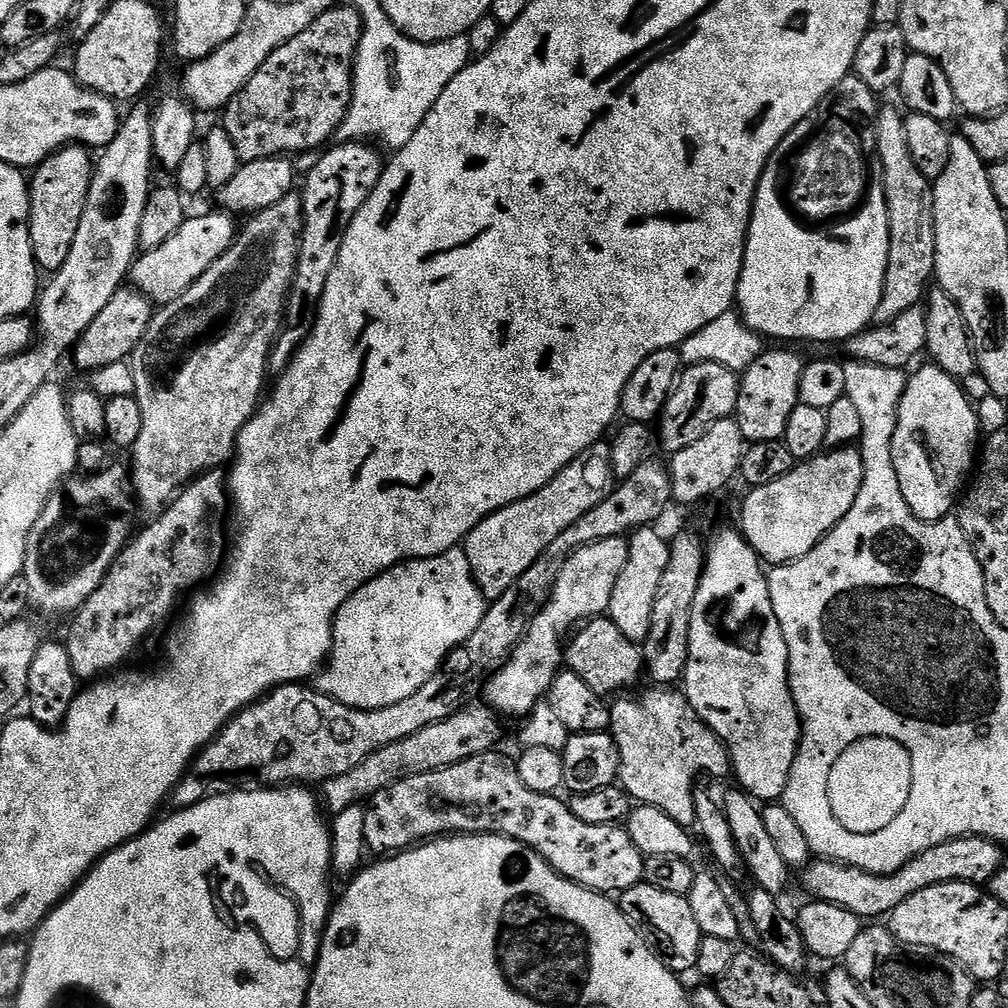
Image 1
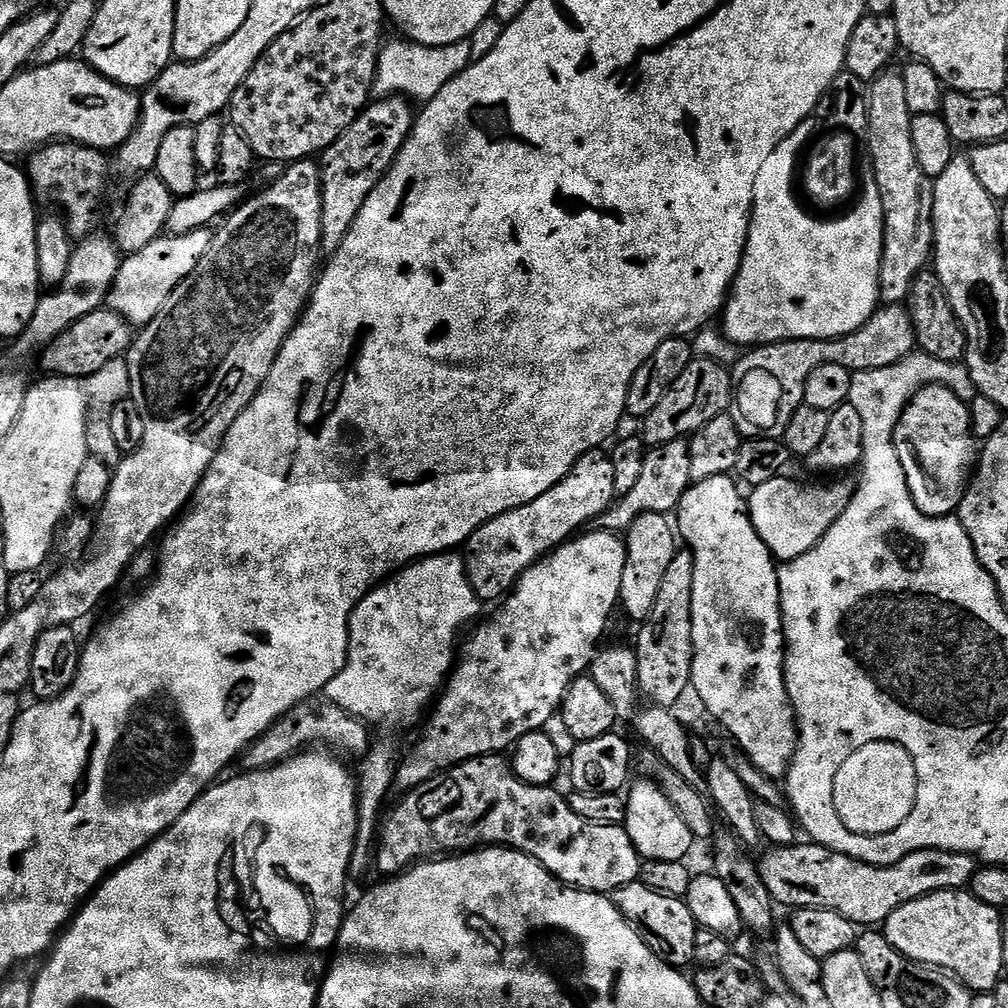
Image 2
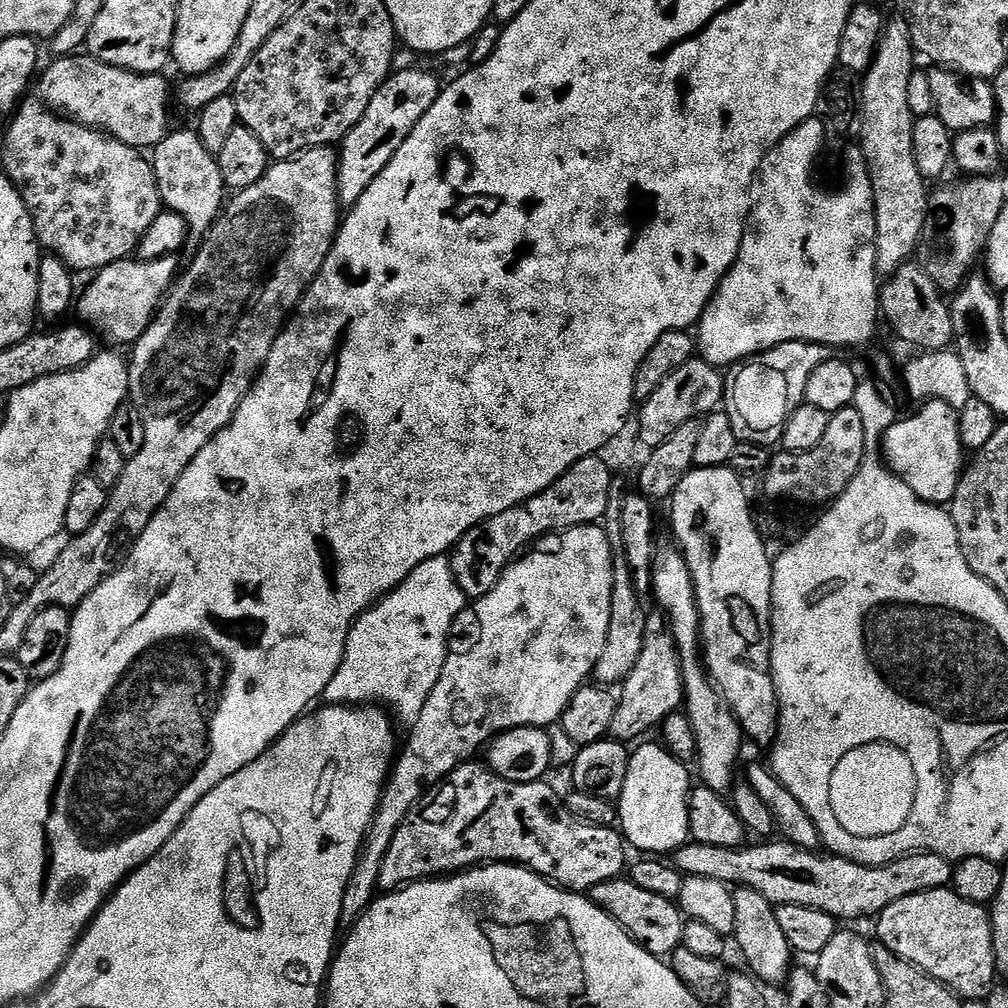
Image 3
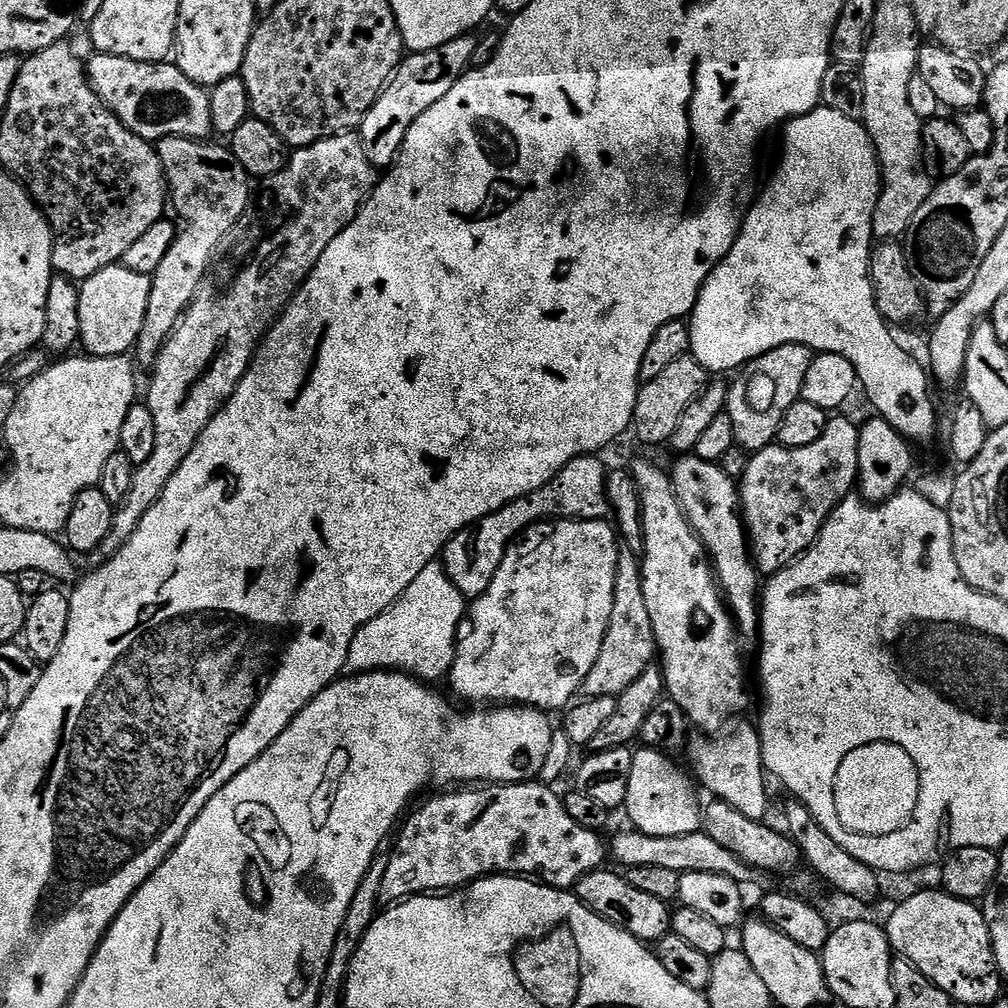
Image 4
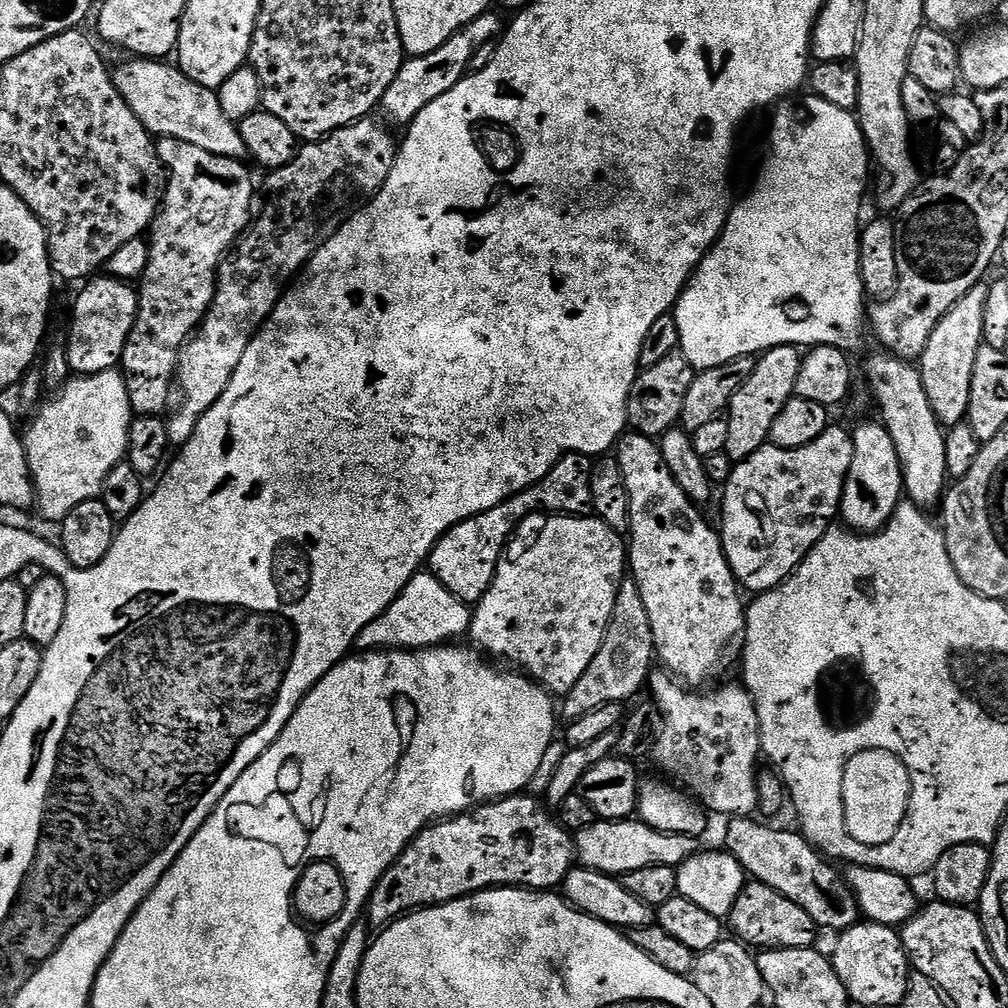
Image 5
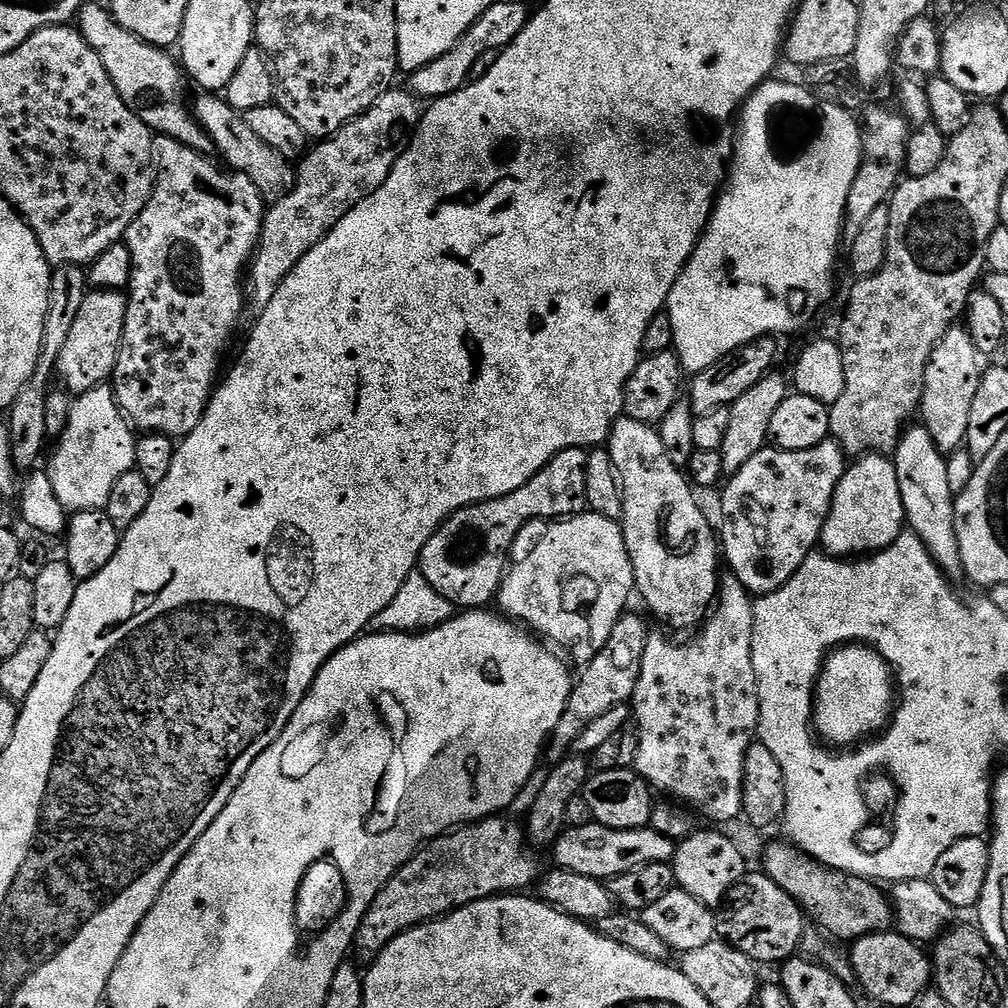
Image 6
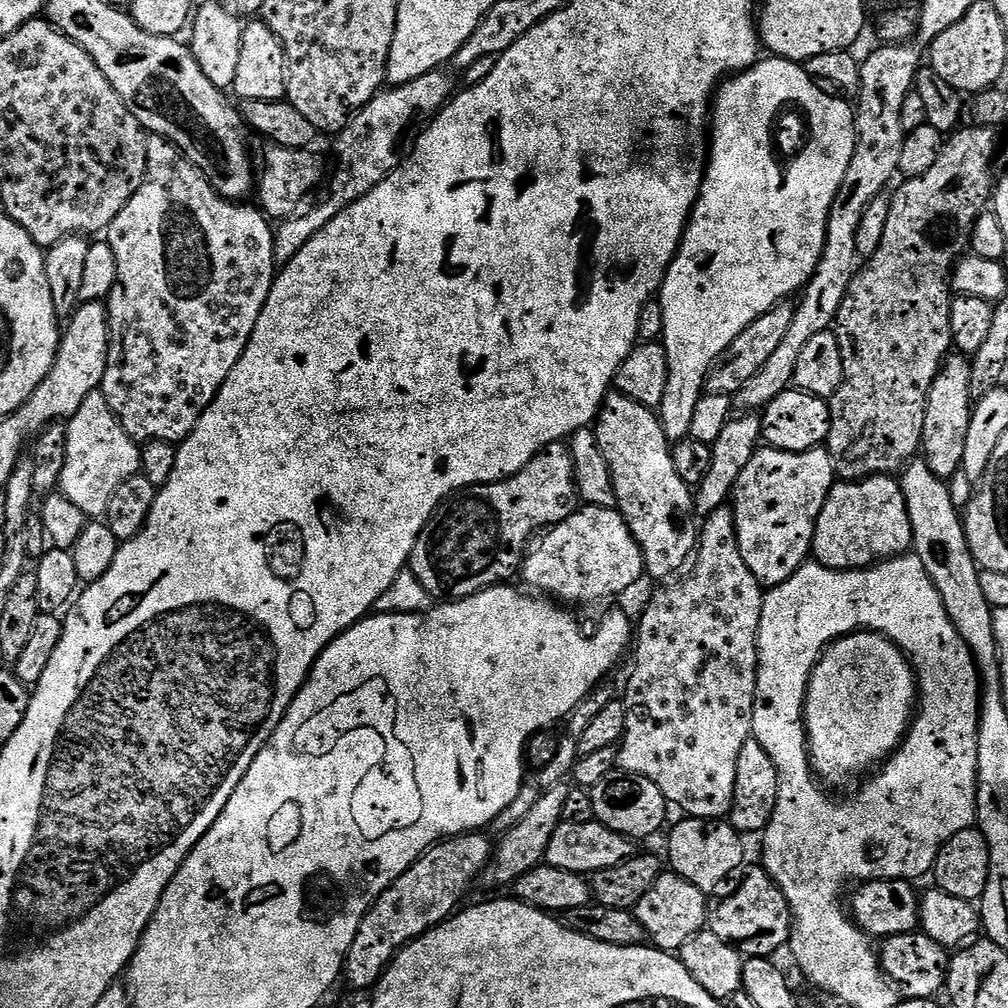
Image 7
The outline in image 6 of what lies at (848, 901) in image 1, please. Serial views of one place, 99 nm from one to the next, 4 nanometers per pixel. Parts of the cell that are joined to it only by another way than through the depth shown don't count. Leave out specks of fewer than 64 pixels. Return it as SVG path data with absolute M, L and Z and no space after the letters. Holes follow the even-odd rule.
M590 823L577 828L565 827L564 833L556 839L555 867L574 870L574 874L586 874L586 878L613 880L618 874L638 870L647 864L667 864L676 854L677 841L658 834L652 827L647 828L607 828L598 823Z

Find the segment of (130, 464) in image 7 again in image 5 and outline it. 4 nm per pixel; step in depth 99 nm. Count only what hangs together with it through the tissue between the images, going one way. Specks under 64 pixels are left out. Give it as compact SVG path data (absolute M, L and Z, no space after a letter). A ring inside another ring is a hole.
M116 368L89 376L73 375L61 392L48 399L35 409L36 417L29 422L28 429L23 429L22 439L32 480L36 483L35 507L40 508L46 519L61 522L79 503L97 499L106 482L106 474L110 474L114 466L125 463L134 413L124 373Z

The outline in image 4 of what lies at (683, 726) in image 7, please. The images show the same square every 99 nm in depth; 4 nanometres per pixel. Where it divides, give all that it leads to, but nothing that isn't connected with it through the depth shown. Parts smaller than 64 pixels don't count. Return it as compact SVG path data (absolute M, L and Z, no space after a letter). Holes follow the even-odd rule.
M755 727L740 728L733 736L728 735L720 734L713 738L708 734L696 734L696 737L693 735L687 741L688 760L692 763L691 775L695 777L703 791L705 788L709 792L709 797L734 806L734 810L746 814L746 818L763 821L770 799L768 799L768 788L764 785L766 769L759 731Z

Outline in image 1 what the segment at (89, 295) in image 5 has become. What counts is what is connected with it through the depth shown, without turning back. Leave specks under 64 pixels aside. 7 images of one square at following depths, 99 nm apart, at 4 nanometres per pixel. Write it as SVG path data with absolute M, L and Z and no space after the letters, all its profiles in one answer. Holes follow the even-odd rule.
M223 210L208 212L205 216L189 215L184 225L174 234L174 238L166 238L162 246L154 250L137 255L130 280L141 292L147 294L153 305L163 306L182 298L222 254L236 241L238 235L238 224L235 224L233 217Z

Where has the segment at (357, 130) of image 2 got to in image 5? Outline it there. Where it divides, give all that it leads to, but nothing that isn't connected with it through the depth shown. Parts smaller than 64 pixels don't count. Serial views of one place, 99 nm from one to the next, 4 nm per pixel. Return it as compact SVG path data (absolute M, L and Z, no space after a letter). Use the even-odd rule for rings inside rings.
M496 10L483 12L478 18L474 18L474 22L458 30L458 34L442 42L438 50L405 59L402 70L398 70L398 78L394 78L394 82L390 82L390 90L386 90L382 101L382 112L385 112L396 124L401 126L411 124L418 113L426 110L430 102L434 102L434 98L442 98L446 90L450 90L459 80L469 75L468 67L470 58L474 58L474 50L478 50L478 46L486 46L486 42L496 40L501 35L502 23L500 24L499 14L501 15Z

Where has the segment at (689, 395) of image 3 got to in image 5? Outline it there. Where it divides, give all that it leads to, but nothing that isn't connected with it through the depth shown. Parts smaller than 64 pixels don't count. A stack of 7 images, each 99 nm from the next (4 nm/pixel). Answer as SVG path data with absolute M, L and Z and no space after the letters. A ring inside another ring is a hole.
M679 350L662 358L655 366L641 368L628 399L628 428L643 436L659 438L677 427L682 414L682 402L686 402L690 382L694 382L696 373L697 369L693 368L686 354Z

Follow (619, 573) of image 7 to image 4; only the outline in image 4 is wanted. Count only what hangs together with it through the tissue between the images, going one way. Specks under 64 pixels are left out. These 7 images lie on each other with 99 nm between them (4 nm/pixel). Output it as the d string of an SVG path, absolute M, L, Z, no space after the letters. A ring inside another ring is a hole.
M607 519L602 520L561 520L551 525L552 533L545 538L541 544L533 546L529 552L524 552L521 556L515 556L515 554L509 554L502 558L502 562L498 566L498 570L494 574L494 582L490 582L490 586L485 590L478 599L471 601L470 604L470 624L472 620L472 632L465 631L463 635L456 641L456 657L452 663L452 670L450 673L450 681L452 680L452 692L453 697L461 696L464 700L469 700L469 705L472 706L523 706L525 708L538 708L543 710L545 713L552 714L555 708L564 710L569 707L577 699L578 693L583 689L584 683L586 682L586 674L590 674L590 669L593 668L594 662L598 662L598 654L602 654L602 642L606 638L606 630L610 626L610 614L614 610L614 586L615 586L615 575L618 574L618 533L611 523Z

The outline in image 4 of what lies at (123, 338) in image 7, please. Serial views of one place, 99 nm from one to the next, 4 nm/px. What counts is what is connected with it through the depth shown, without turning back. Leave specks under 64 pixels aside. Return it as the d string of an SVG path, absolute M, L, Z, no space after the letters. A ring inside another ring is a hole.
M168 136L155 145L156 153L160 156L160 165L164 167L166 200L170 205L170 212L173 212L171 215L174 217L176 237L166 258L162 258L162 266L158 266L158 270L152 276L150 306L146 306L146 322L142 322L142 334L138 334L138 342L134 349L135 359L137 361L140 359L144 366L151 366L154 363L156 355L176 329L176 323L183 318L184 311L190 306L208 269L208 263L212 260L212 251L218 246L218 242L222 242L224 235L232 229L234 222L238 222L238 218L242 218L242 214L248 209L250 188L248 192L247 182L249 181L246 179L244 170L233 160L231 151L227 147L219 148L218 145L212 143L203 140L187 140L181 136Z

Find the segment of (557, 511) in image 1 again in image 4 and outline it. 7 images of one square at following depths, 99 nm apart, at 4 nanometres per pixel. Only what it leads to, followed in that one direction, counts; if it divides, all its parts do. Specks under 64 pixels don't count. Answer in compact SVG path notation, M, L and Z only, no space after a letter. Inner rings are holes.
M596 454L574 458L546 486L534 490L534 494L526 494L506 506L502 510L492 512L482 518L479 524L464 529L444 547L442 563L450 582L458 586L458 590L469 601L479 598L494 582L494 574L504 556L509 555L508 543L519 532L527 530L531 524L539 520L559 522L561 520L602 520L609 515L608 507L608 473Z

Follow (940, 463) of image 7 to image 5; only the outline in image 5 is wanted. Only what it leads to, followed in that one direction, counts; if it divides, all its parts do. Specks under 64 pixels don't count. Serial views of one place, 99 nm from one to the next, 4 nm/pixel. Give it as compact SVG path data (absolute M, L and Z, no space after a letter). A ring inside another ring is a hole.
M981 282L972 287L934 326L934 334L930 334L930 342L926 342L926 350L920 355L918 367L922 386L926 390L926 398L930 398L930 410L938 418L945 429L955 424L965 423L970 406L970 382L974 379L974 358L978 358L978 350L984 344L982 334L982 317L986 314L986 294L989 285Z

